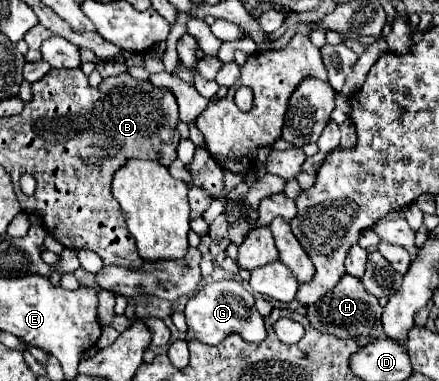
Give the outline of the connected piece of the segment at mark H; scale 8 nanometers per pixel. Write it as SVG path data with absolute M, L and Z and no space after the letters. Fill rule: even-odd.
M345 274L339 284L329 292L329 296L323 296L317 300L317 304L311 304L307 308L307 318L317 328L319 332L329 332L339 338L351 338L359 346L367 346L375 342L377 338L383 336L383 326L381 326L381 306L379 300L373 298L361 280Z

